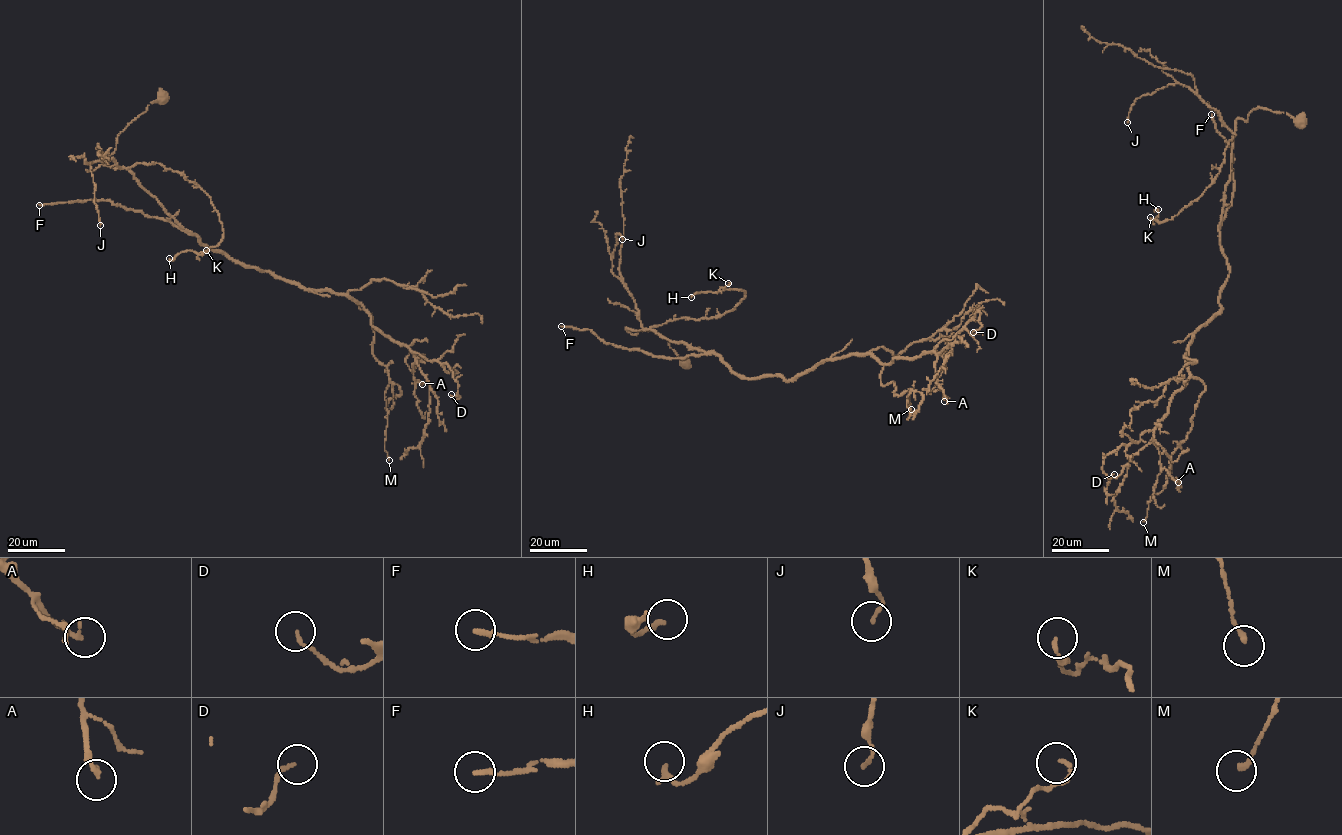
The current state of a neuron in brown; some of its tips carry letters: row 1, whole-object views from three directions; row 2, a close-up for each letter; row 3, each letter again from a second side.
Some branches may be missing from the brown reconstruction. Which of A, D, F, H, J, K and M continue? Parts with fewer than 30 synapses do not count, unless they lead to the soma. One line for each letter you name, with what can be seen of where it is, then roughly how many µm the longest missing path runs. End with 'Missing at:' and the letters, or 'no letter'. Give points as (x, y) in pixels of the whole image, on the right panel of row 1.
F: Place: (1211, 114). Missing length about 190 µm
Missing at: F

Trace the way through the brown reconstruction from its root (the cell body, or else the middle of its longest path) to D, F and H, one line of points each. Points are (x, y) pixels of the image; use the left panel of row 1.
D: (162, 97), (105, 163), (126, 167), (205, 246), (359, 302), (374, 327), (447, 364), (451, 394)
F: (162, 97), (121, 131), (116, 148), (104, 161), (115, 168), (126, 167), (187, 231), (110, 201), (39, 205)
H: (162, 97), (121, 131), (104, 161), (115, 168), (160, 163), (210, 198), (223, 232), (218, 245), (169, 258)

